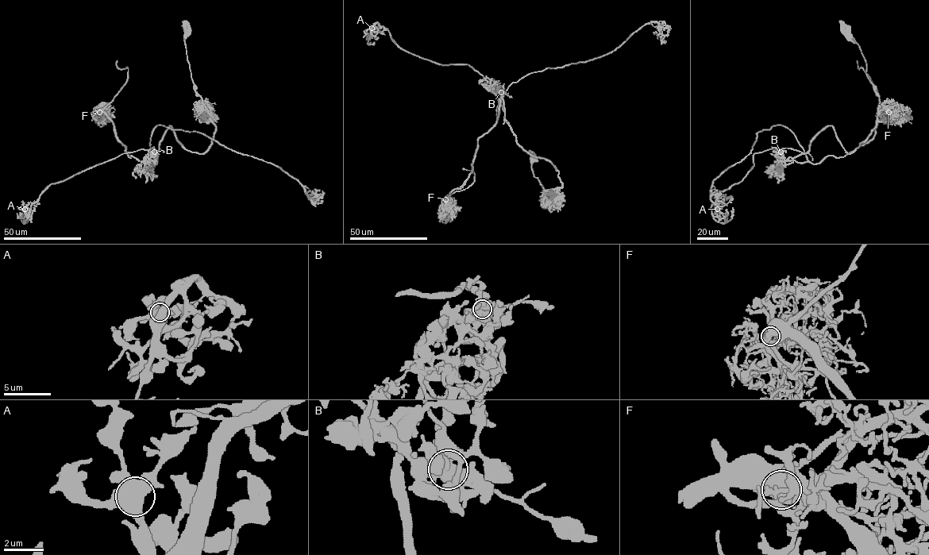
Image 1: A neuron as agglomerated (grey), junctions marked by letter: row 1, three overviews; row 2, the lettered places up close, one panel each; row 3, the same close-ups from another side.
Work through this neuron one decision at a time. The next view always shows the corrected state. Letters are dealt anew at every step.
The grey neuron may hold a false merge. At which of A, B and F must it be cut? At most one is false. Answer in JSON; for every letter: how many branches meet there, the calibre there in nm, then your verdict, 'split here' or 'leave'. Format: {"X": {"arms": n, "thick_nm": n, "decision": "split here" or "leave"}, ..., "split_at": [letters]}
{"A": {"arms": 4, "thick_nm": 600, "decision": "leave"}, "B": {"arms": 5, "thick_nm": 650, "decision": "split here"}, "F": {"arms": 4, "thick_nm": 600, "decision": "leave"}, "split_at": ["B"]}

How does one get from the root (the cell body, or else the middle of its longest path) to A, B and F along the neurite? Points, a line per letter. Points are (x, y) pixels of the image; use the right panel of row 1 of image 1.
A: (848, 29), (879, 96), (872, 132), (850, 153), (831, 125), (807, 152), (754, 153), (717, 209)
B: (848, 29), (879, 96), (876, 125), (850, 153), (831, 125), (815, 136), (807, 152), (785, 159), (780, 152)
F: (848, 29), (879, 96), (876, 125), (850, 153), (826, 125), (807, 152), (781, 162), (845, 156), (888, 112)

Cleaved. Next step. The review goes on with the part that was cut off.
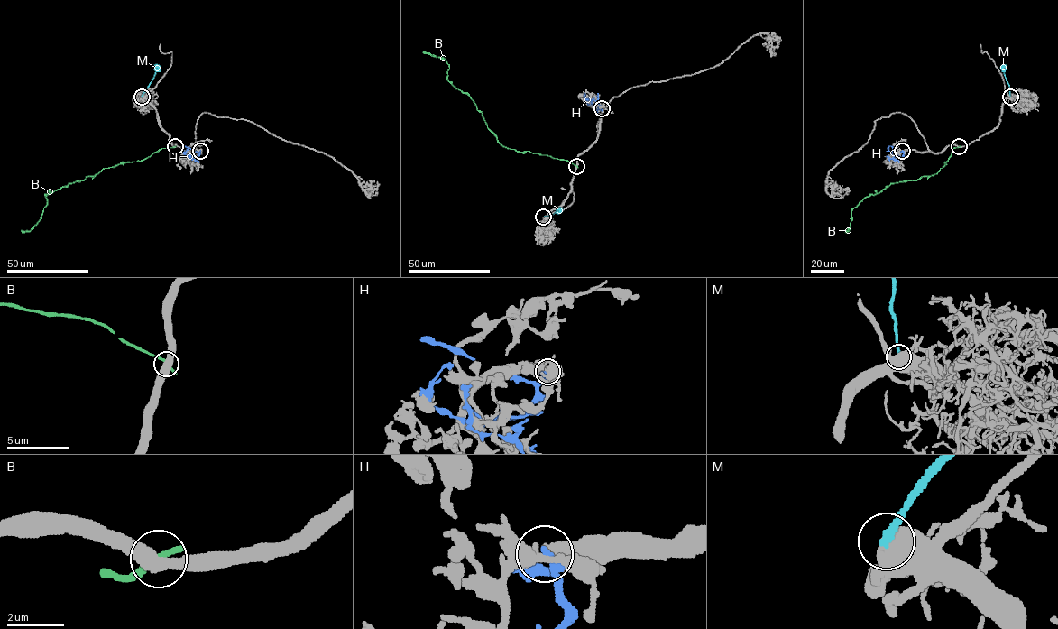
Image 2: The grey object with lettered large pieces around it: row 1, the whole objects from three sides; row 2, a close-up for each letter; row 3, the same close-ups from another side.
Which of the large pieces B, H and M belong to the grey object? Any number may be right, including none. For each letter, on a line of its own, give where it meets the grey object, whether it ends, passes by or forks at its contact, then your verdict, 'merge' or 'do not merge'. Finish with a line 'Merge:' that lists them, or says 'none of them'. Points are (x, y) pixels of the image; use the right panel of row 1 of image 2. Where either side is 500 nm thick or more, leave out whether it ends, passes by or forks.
B: meets grey at (959, 146); it ends there; do not merge
H: meets grey at (902, 151); it ends there; do not merge
M: meets grey at (1010, 97); do not merge
Merge: none of them

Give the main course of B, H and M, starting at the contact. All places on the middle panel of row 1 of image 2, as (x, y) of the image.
B: (576, 166), (546, 154), (503, 147), (489, 129), (473, 99), (447, 79), (449, 68), (445, 59), (423, 51)
H: (602, 109), (596, 109), (590, 106), (584, 95), (593, 100)
M: (543, 217), (560, 209)

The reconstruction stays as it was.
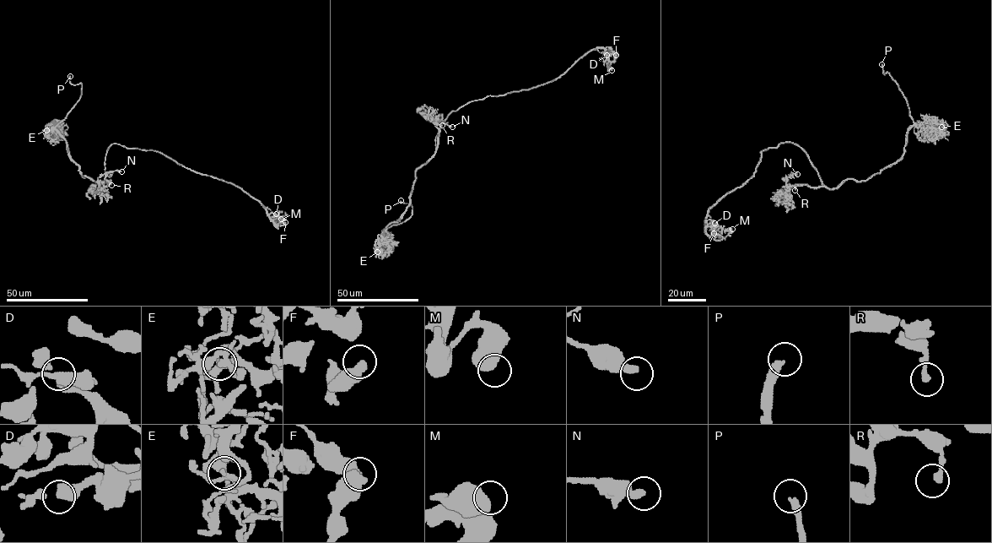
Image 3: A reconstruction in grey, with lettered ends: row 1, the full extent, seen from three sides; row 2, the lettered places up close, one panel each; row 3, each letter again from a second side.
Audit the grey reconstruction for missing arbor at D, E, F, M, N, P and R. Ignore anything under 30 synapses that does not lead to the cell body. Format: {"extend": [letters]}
{"extend": ["P"]}

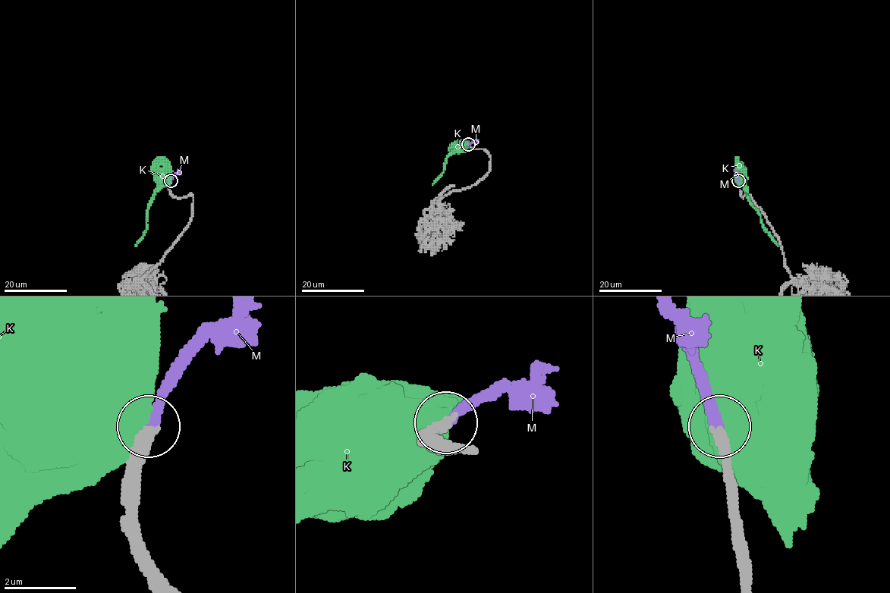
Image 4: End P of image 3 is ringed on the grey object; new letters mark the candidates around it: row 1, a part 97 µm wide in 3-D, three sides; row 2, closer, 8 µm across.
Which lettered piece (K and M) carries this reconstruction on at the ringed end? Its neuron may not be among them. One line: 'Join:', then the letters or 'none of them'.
Join: M

